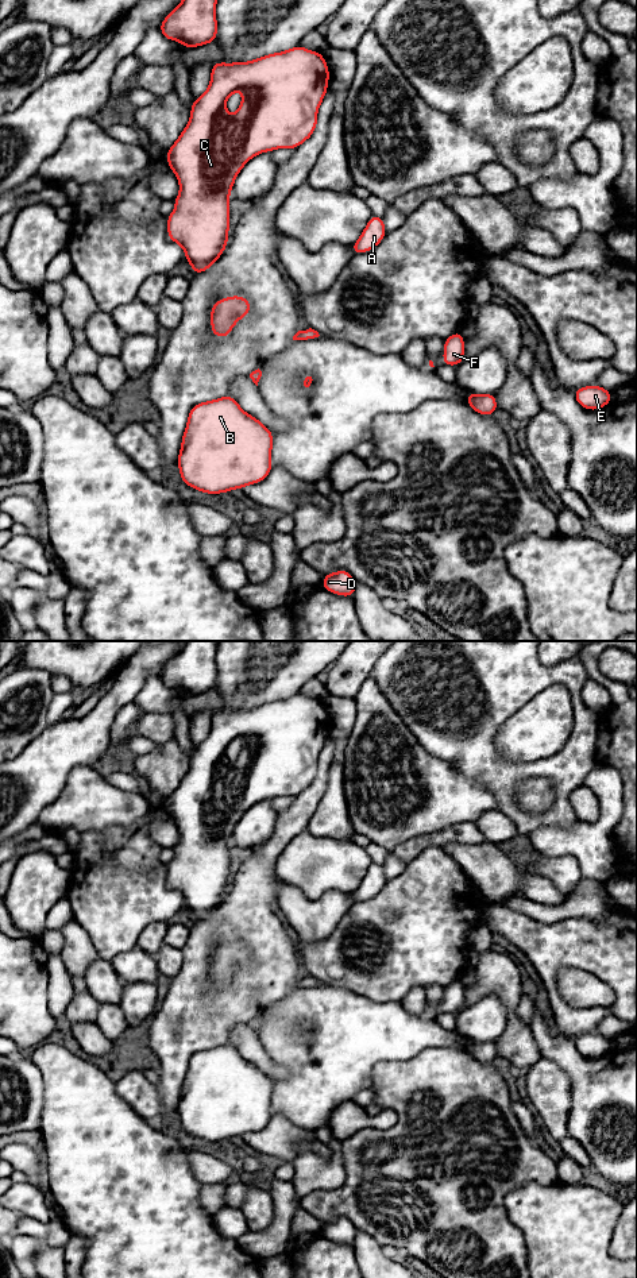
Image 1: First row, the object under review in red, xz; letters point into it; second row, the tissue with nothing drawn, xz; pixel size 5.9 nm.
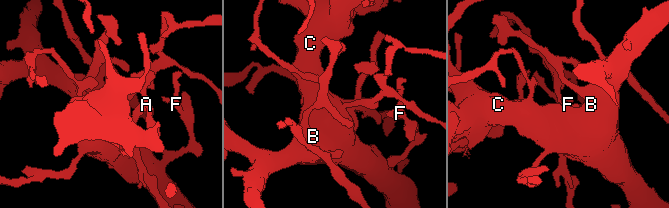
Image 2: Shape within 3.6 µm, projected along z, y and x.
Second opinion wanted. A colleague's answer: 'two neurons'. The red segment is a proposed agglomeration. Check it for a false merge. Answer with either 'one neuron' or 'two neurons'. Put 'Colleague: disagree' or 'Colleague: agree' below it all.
one neuron
Colleague: disagree

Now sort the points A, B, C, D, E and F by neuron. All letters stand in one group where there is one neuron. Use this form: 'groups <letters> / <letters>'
groups A B C D E F

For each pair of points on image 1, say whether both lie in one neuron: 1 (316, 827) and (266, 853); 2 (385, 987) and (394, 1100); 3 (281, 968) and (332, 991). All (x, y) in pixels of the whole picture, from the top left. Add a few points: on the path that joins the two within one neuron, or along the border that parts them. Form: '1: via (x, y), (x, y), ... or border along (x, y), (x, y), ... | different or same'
1: border along (319, 800), (305, 830) | different
2: border along (420, 1050), (408, 1058), (379, 1061), (371, 1085) | different
3: border along (292, 987), (285, 995), (266, 1006) | different

